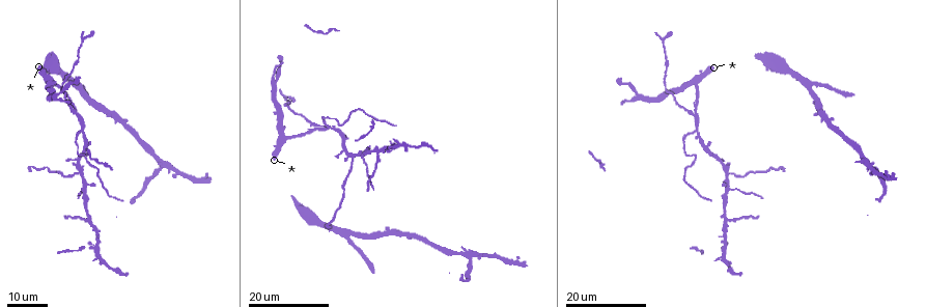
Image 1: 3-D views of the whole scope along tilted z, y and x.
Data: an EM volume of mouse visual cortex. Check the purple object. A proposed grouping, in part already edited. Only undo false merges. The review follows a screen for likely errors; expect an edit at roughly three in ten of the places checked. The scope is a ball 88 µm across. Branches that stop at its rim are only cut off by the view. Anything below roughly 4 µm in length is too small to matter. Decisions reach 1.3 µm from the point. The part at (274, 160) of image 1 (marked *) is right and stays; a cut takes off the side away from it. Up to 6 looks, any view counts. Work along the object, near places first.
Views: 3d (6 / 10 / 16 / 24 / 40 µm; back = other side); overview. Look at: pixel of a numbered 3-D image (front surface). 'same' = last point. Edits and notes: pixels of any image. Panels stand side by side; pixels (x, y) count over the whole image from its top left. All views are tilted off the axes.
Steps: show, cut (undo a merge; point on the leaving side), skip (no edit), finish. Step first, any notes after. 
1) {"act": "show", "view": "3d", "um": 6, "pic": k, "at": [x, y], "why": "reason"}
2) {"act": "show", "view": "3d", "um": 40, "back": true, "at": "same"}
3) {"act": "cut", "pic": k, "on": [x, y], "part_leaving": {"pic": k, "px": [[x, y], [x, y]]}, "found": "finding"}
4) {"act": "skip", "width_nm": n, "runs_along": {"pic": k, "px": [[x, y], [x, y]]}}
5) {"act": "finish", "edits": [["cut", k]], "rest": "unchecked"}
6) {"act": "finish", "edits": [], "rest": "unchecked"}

{"act": "show", "view": "3d", "um": 24, "pic": 1, "at": [352, 157], "why": "three arms meet"}

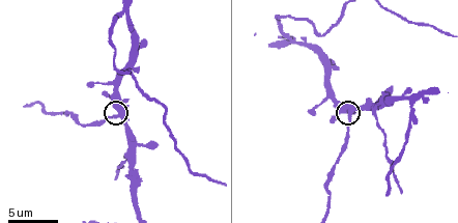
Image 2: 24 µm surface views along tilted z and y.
{"act": "show", "view": "3d", "um": 6, "pic": 2, "at": [350, 112]}

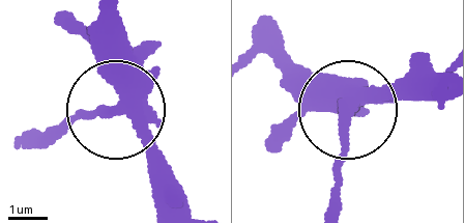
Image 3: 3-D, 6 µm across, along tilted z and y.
{"act": "cut", "pic": 3, "on": [92, 117], "arms": 3, "part_leaving": {"pic": 3, "px": [[119, 109], [85, 110], [45, 130]]}, "found": "a second neuron is stuck on"}

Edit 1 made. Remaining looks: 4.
{"act": "show", "view": "3d", "um": 10, "pic": 2, "at": [125, 154]}

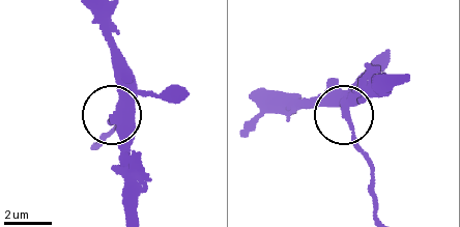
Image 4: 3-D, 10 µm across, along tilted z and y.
{"act": "cut", "pic": 4, "on": [353, 141], "part_leaving": {"pic": 4, "px": [[342, 109], [369, 166], [373, 214]]}, "found": "a second neuron is stuck on"}

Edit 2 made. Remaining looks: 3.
{"act": "show", "view": "overview"}

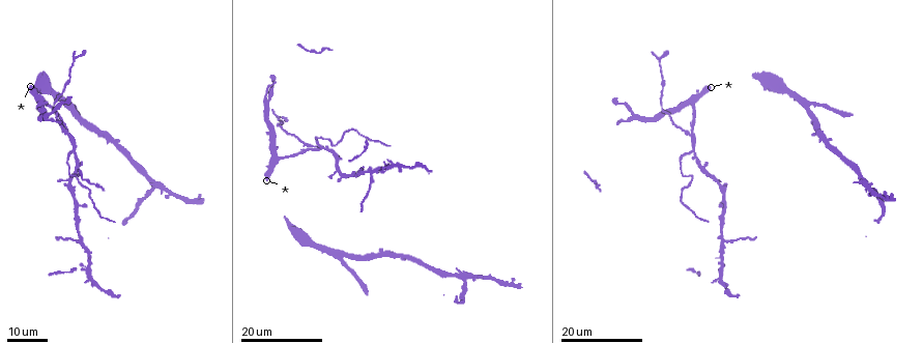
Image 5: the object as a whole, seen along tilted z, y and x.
{"act": "show", "view": "3d", "um": 24, "pic": 5, "at": [463, 273]}

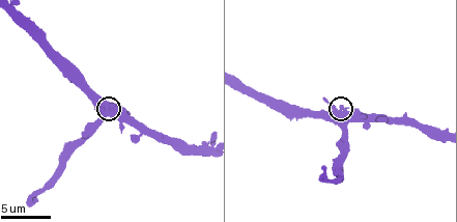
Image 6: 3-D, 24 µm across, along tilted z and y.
{"act": "show", "view": "3d", "um": 10, "pic": 6, "at": [104, 102]}

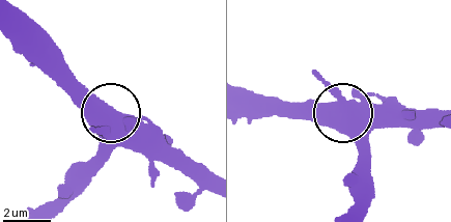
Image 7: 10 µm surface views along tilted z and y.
{"act": "skip", "side_arm_um": 15, "found": "one neuron here"}

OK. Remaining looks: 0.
{"act": "finish", "edits": [["cut", 3], ["cut", 4]], "rest": "unchecked"}

